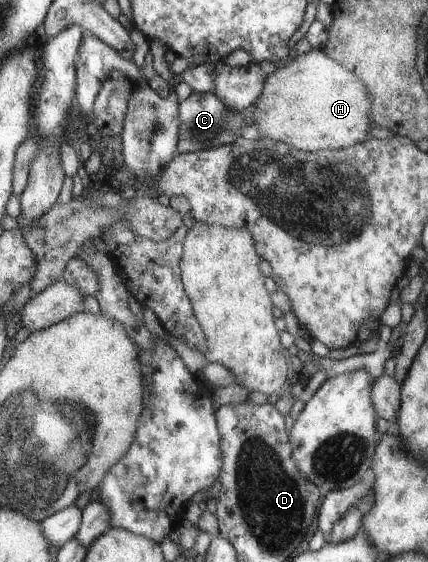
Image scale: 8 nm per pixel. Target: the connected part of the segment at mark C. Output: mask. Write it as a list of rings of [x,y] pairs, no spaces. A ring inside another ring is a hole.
[[[192,91],[187,98],[178,104],[179,124],[175,147],[176,155],[235,143],[237,139],[242,138],[241,132],[245,132],[245,128],[257,124],[256,110],[257,108],[254,106],[249,106],[247,110],[235,111],[226,107],[213,92],[198,93]]]

